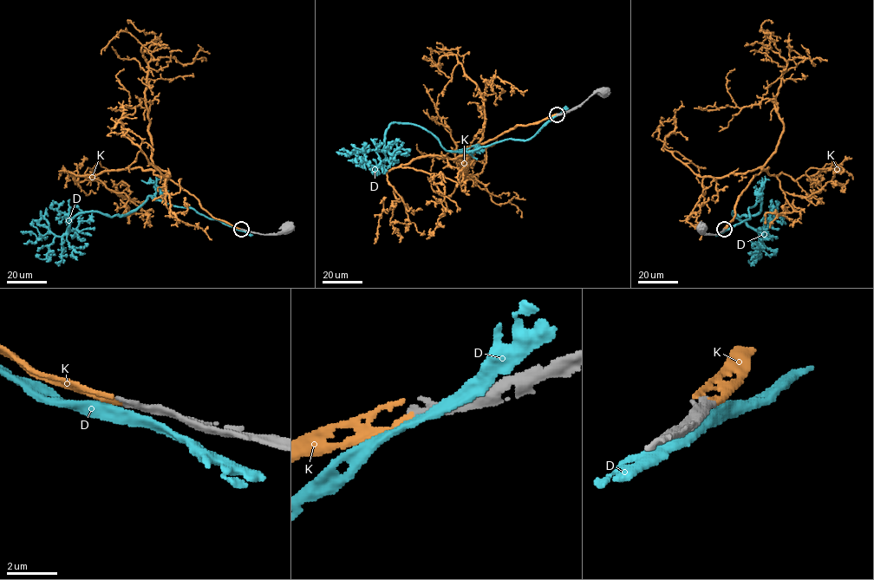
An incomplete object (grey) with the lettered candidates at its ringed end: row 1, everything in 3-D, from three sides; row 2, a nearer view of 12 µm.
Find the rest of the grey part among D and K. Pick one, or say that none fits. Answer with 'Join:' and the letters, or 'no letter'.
Join: K

